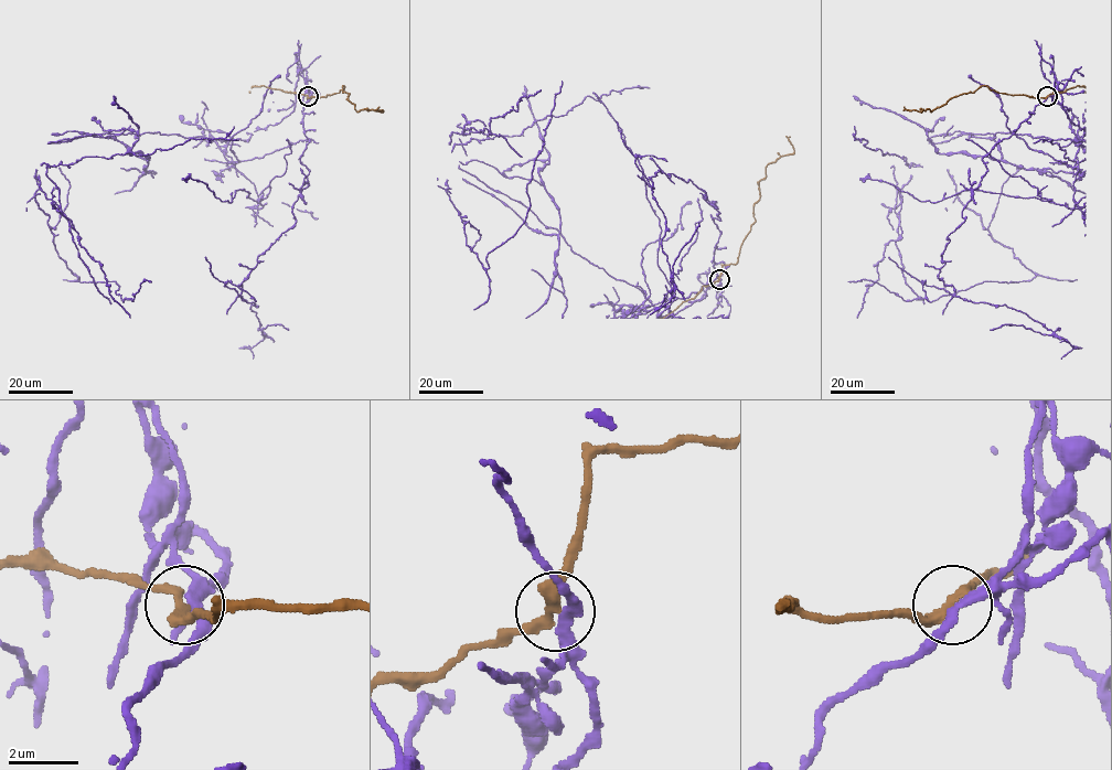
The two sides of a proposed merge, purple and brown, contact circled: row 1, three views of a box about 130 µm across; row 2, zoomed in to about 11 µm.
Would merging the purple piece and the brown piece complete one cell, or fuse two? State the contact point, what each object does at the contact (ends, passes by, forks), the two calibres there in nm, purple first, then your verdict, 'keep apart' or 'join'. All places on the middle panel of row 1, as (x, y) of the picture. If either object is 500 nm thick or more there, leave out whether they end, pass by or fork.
at (719, 279); purple passes by; brown passes by; 260 nm thick on the purple side, 300 nm on the other; keep apart

